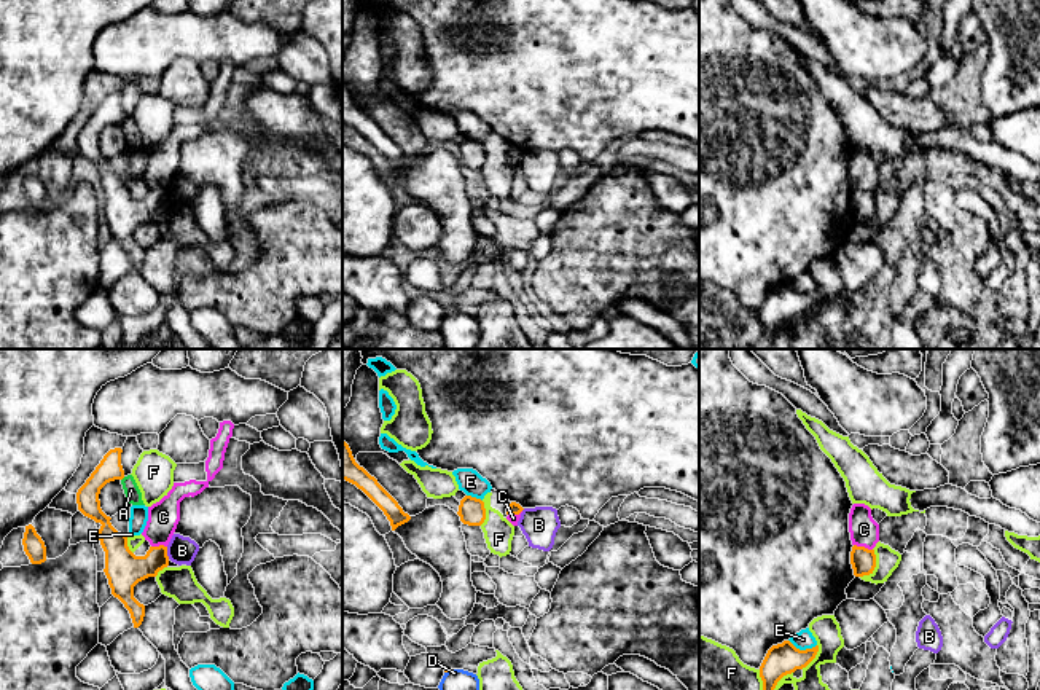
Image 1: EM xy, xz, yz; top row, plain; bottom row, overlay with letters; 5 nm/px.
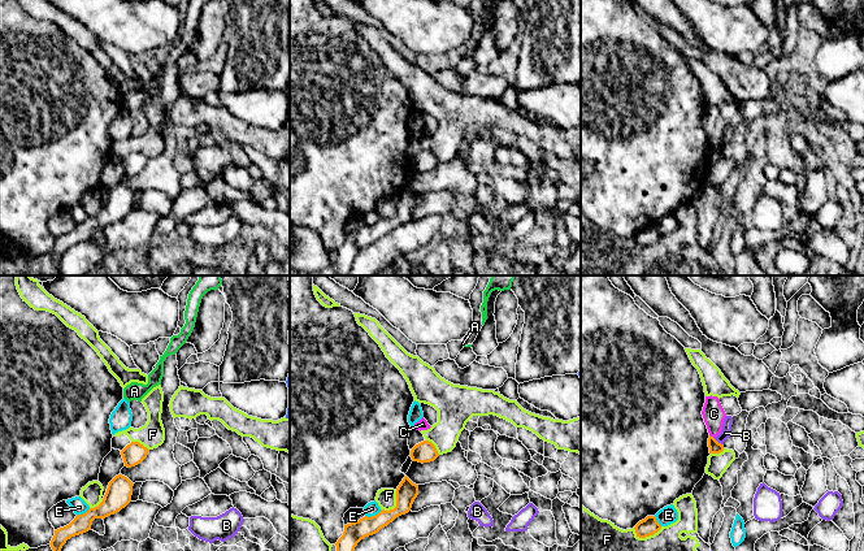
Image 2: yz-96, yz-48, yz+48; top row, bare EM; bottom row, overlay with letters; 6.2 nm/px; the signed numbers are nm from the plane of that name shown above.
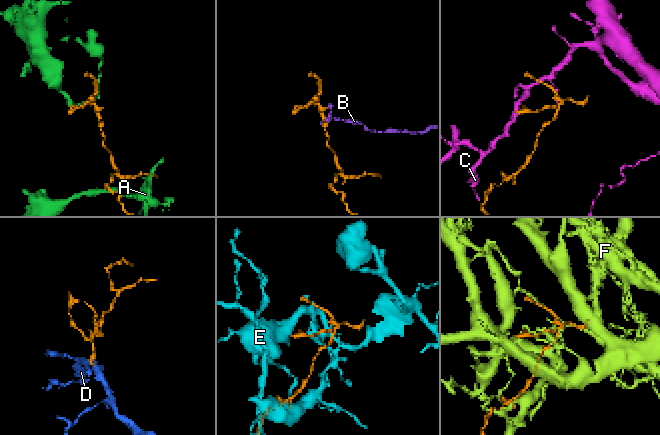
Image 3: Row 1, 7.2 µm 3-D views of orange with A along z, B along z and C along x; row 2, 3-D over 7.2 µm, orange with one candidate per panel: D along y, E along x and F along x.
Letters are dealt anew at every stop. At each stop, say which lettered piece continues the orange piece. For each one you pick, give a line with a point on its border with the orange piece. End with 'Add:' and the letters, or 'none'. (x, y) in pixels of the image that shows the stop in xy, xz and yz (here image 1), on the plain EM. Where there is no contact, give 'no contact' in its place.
Add: none

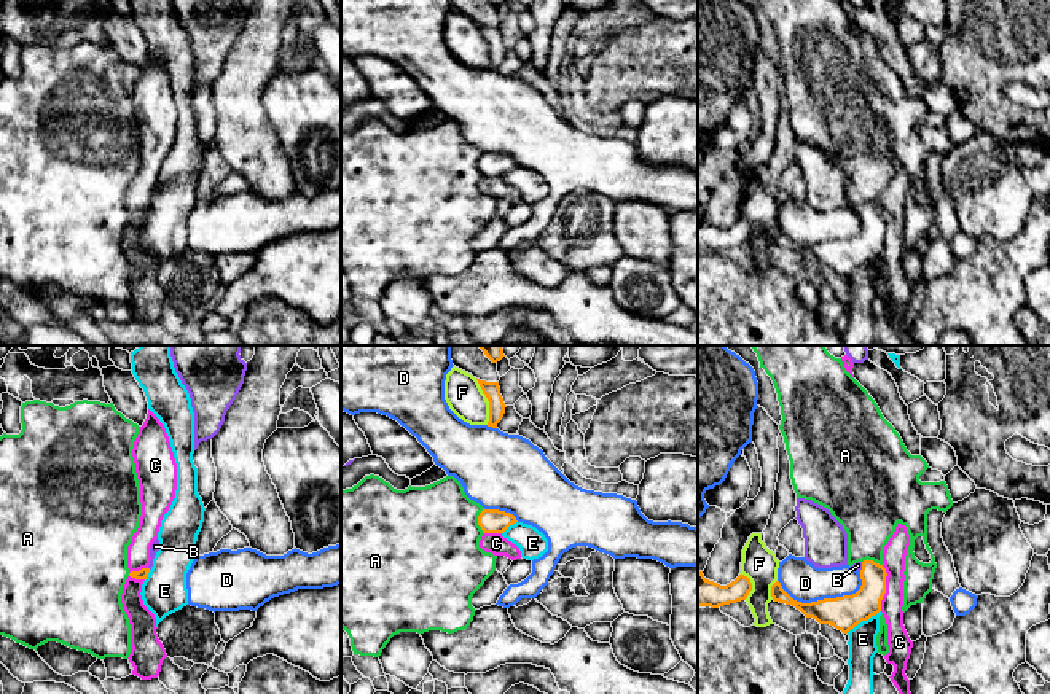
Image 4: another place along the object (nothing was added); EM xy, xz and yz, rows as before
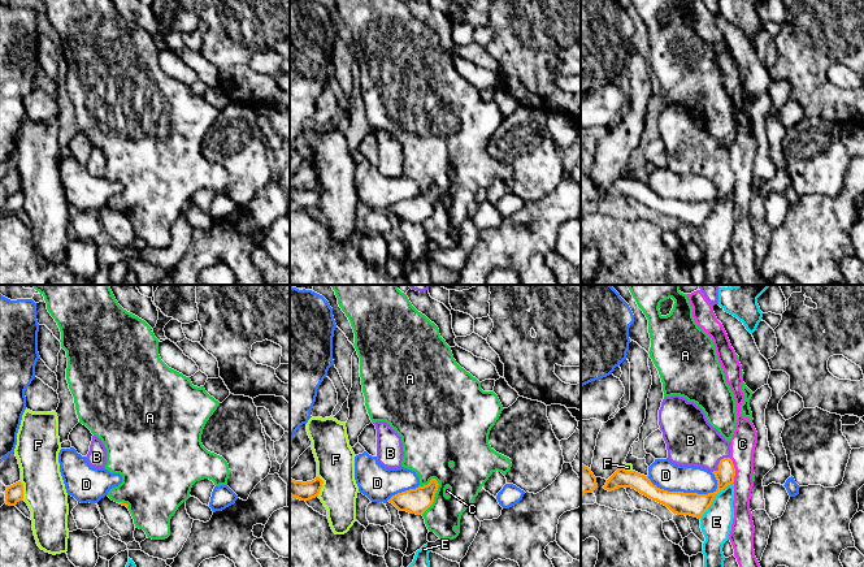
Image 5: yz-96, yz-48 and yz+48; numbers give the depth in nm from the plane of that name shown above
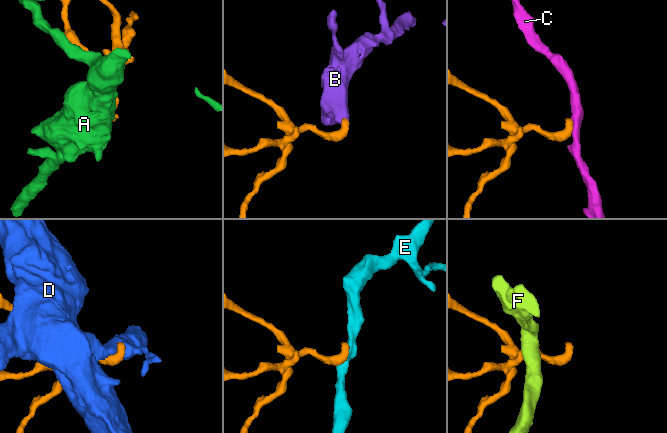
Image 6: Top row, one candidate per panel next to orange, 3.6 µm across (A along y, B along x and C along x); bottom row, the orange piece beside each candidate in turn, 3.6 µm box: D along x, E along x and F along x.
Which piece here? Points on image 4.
B: contact yz (862, 210)
Add: B

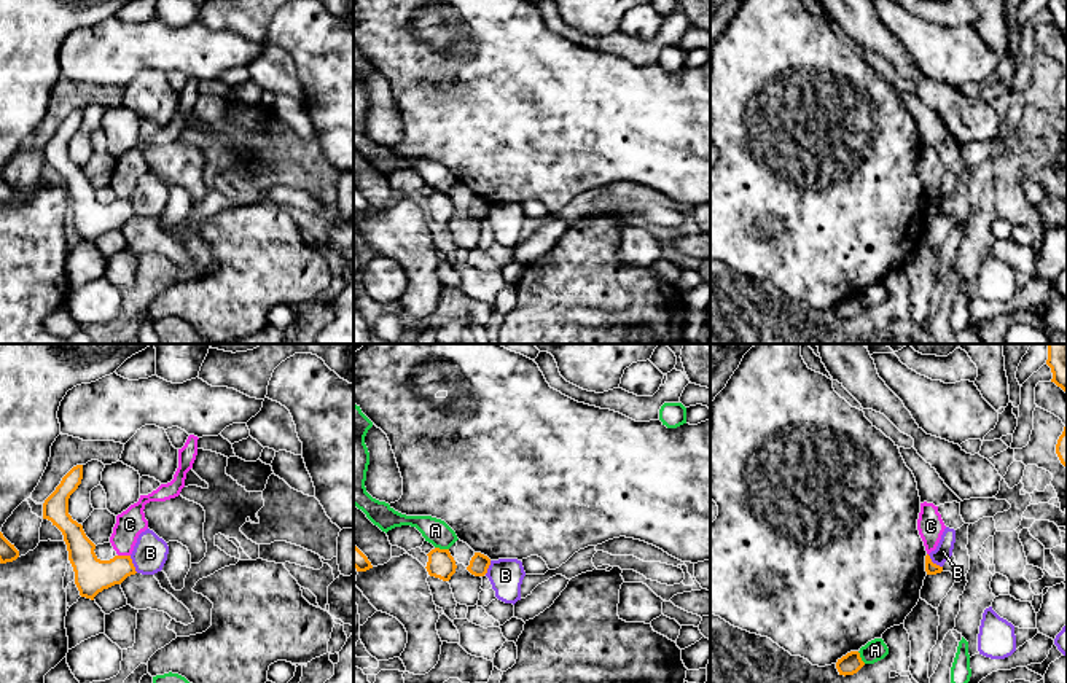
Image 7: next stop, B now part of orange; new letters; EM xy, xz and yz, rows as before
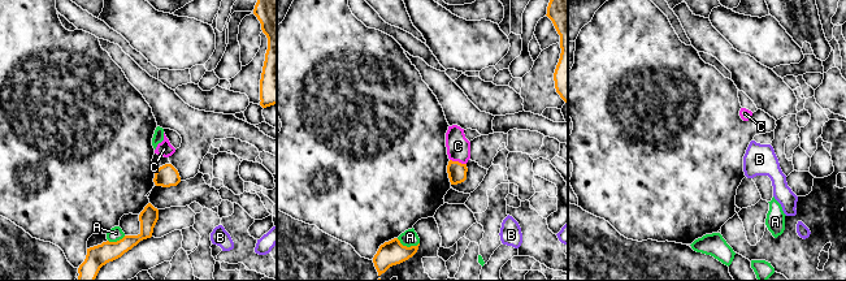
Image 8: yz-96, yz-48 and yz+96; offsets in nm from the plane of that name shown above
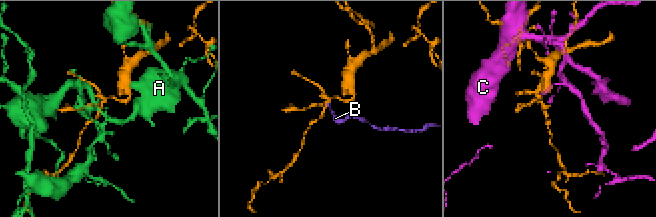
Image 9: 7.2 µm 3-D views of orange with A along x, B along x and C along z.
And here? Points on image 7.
Add: none

